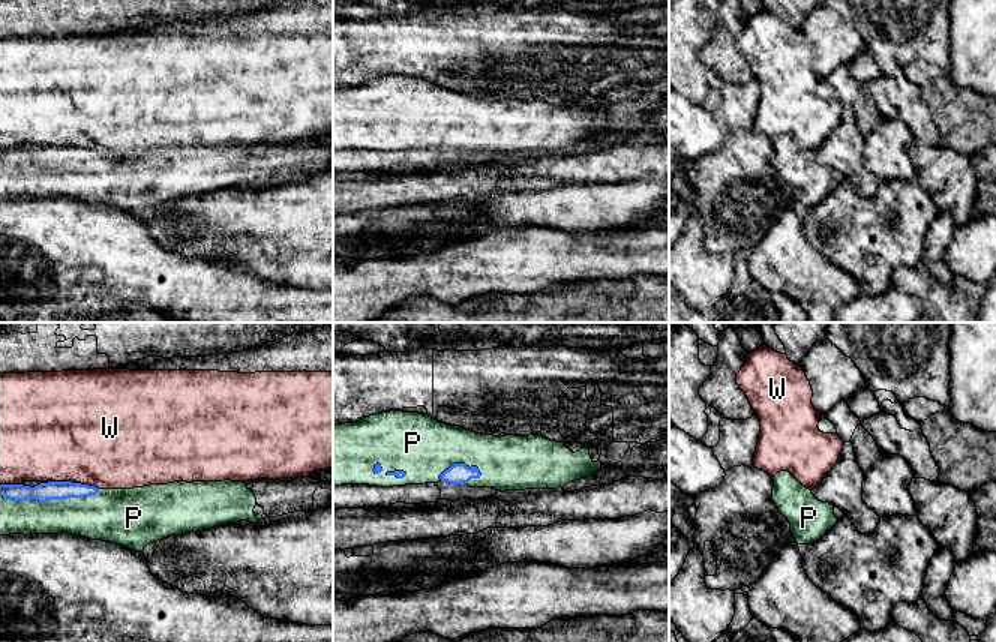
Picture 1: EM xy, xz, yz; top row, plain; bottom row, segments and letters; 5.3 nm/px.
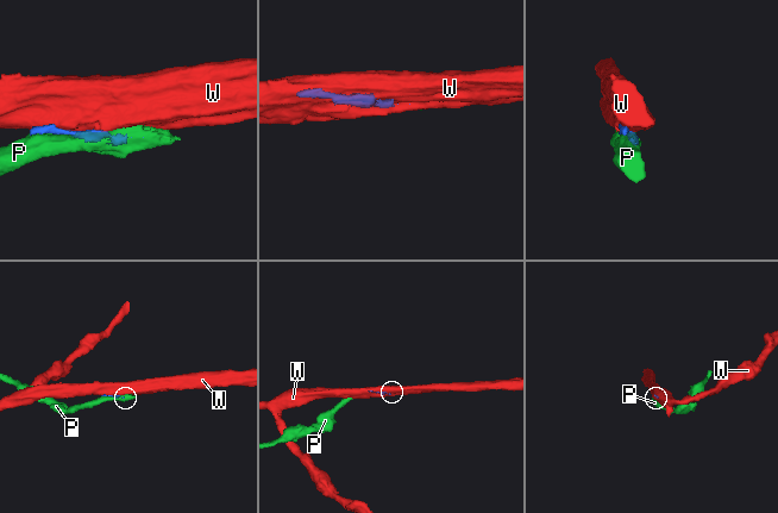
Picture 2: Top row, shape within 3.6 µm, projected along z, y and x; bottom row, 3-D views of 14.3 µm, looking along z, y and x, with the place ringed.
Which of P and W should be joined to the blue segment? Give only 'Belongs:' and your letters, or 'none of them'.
Belongs: P

